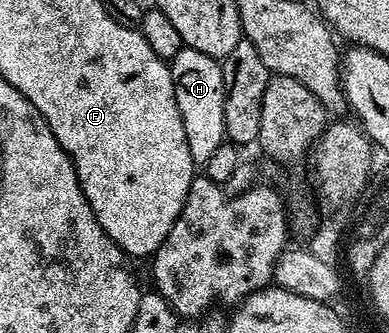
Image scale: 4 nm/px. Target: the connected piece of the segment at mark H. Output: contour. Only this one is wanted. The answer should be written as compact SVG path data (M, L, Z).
M183 48L181 52L169 63L172 84L176 92L176 104L180 108L180 120L184 124L184 140L188 140L188 152L192 152L192 160L196 164L205 164L208 156L220 148L220 144L227 141L224 128L224 76L219 59L209 58L204 52L196 52Z

